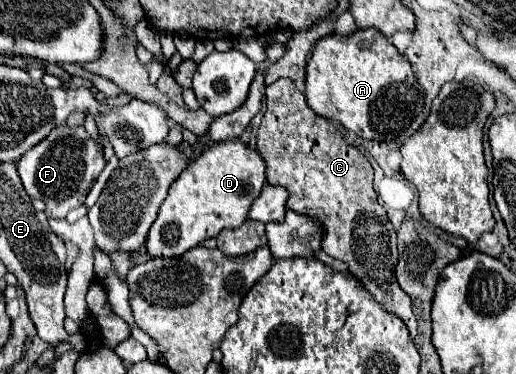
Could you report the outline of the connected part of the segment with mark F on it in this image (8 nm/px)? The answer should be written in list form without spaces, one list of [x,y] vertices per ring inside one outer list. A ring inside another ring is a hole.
[[[61,125],[61,127],[55,127],[31,151],[27,151],[23,159],[19,159],[17,171],[25,191],[31,197],[41,199],[45,203],[47,215],[53,219],[65,219],[65,215],[71,209],[81,207],[85,203],[89,189],[97,181],[105,165],[107,165],[107,159],[103,155],[103,149],[85,131],[83,125],[77,125],[77,127]]]

